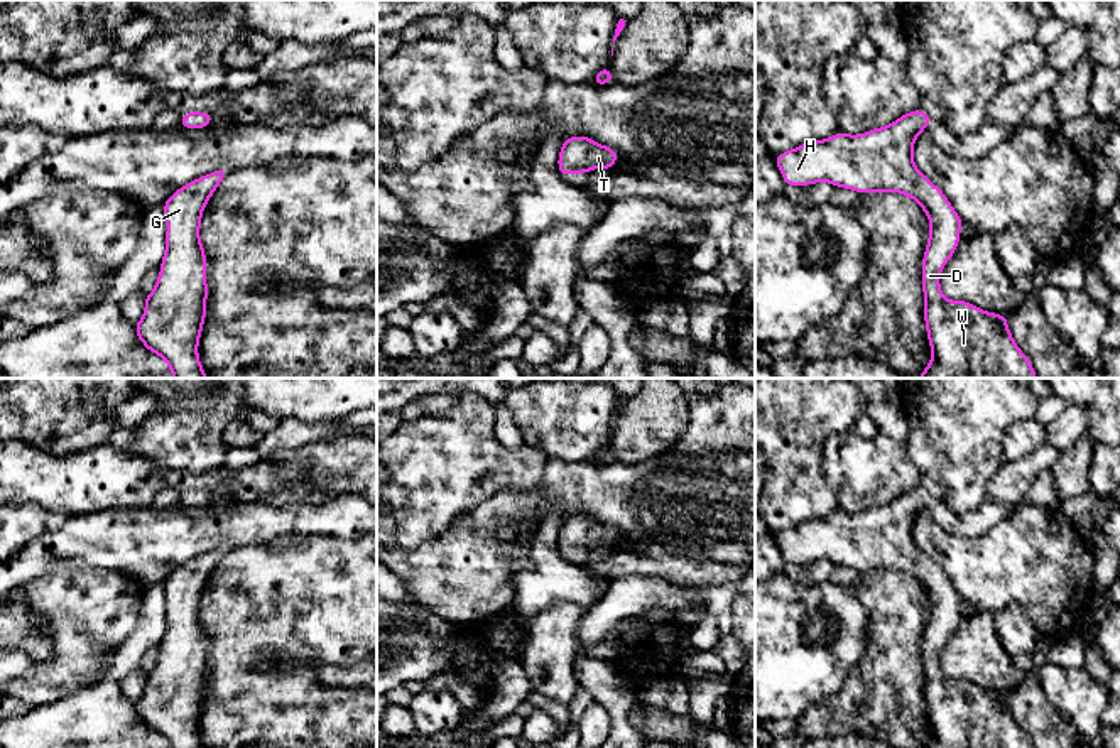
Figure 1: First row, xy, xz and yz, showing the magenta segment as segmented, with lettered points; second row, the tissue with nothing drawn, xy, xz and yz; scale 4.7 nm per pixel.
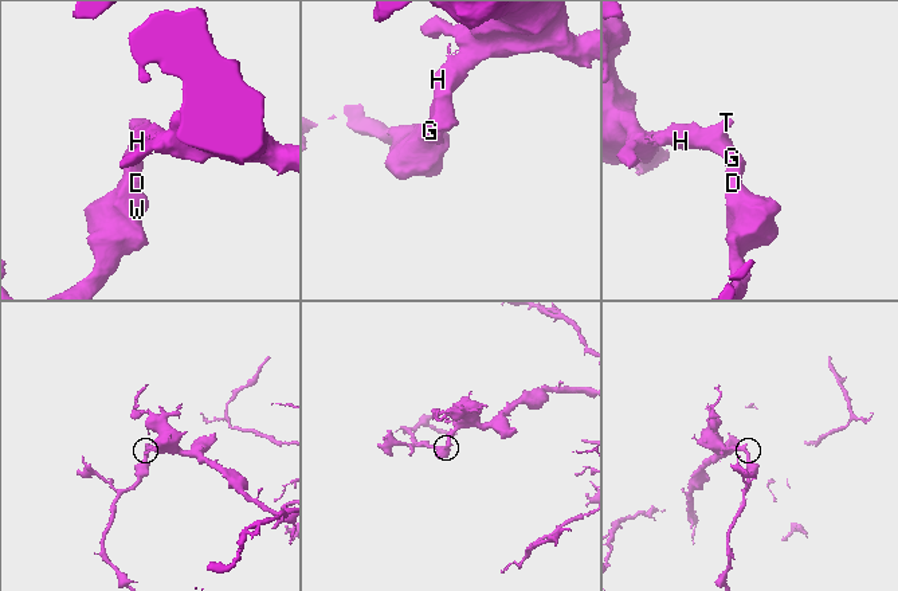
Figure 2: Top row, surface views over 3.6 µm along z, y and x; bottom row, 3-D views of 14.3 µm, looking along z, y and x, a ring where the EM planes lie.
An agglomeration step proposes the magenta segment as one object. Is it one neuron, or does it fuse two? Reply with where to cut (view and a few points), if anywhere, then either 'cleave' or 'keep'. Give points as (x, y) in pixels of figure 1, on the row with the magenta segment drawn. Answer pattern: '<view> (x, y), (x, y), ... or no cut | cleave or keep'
no cut | keep

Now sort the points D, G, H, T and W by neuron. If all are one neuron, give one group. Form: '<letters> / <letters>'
D G H T W

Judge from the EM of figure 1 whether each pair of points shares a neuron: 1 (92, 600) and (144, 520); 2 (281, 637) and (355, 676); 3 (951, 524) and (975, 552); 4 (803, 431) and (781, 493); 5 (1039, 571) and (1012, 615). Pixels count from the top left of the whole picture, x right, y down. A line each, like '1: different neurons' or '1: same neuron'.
1: different neurons
2: different neurons
3: different neurons
4: same neuron
5: different neurons

